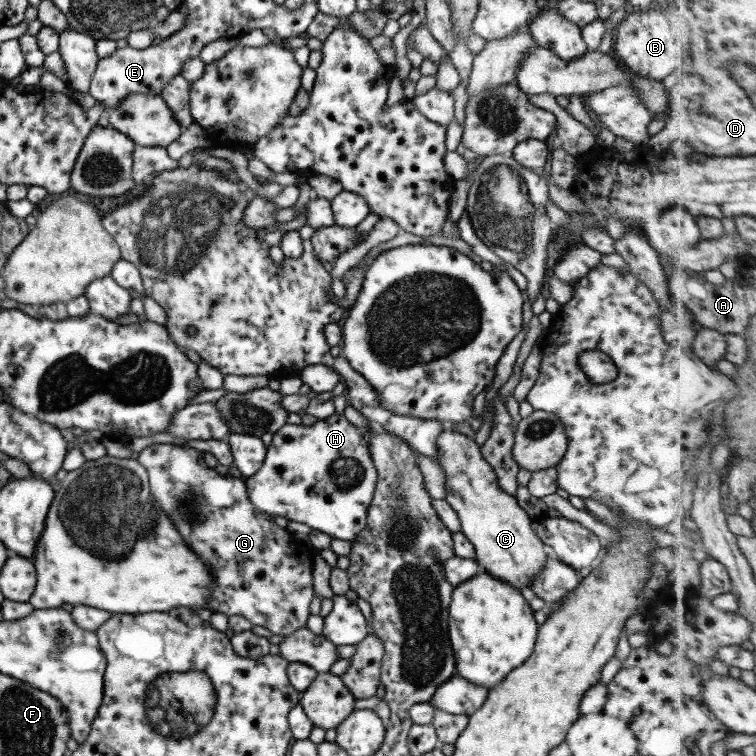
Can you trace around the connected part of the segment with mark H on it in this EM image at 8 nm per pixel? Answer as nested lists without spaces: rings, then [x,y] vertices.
[[[334,412],[310,426],[285,423],[272,434],[262,466],[244,483],[257,510],[350,541],[365,527],[376,471],[367,440],[340,412]]]

